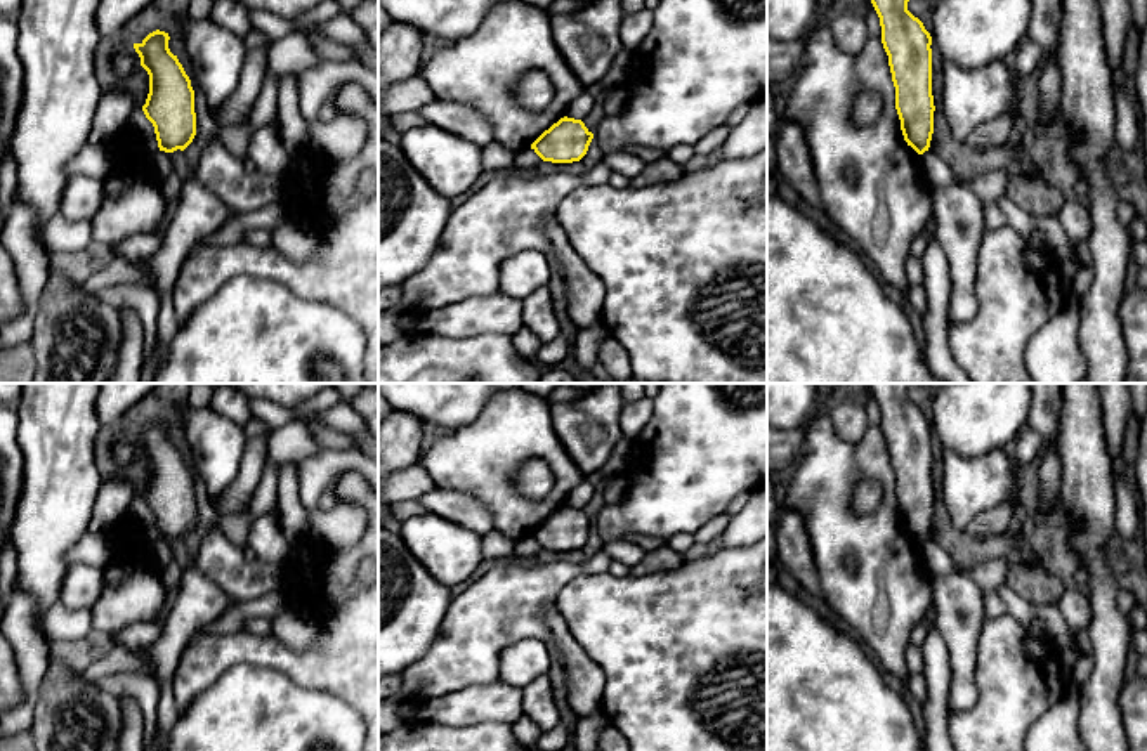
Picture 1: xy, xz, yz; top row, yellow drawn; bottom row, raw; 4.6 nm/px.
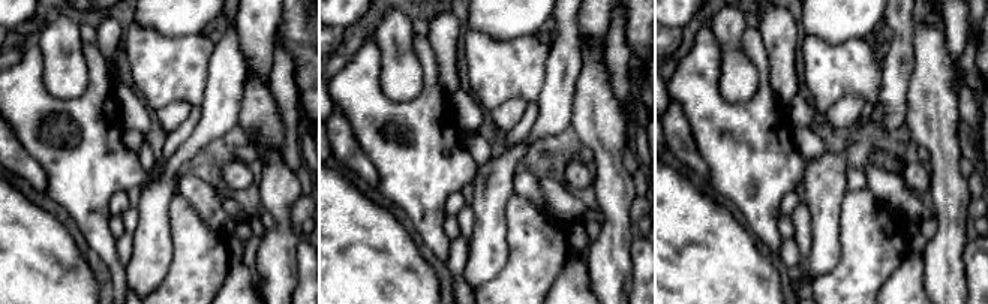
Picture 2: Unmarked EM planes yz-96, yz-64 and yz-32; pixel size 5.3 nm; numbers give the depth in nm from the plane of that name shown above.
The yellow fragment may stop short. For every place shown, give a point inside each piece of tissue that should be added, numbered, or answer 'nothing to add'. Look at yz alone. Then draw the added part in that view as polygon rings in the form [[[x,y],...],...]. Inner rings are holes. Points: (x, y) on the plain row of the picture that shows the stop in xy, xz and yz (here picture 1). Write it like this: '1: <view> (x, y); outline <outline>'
nothing to add

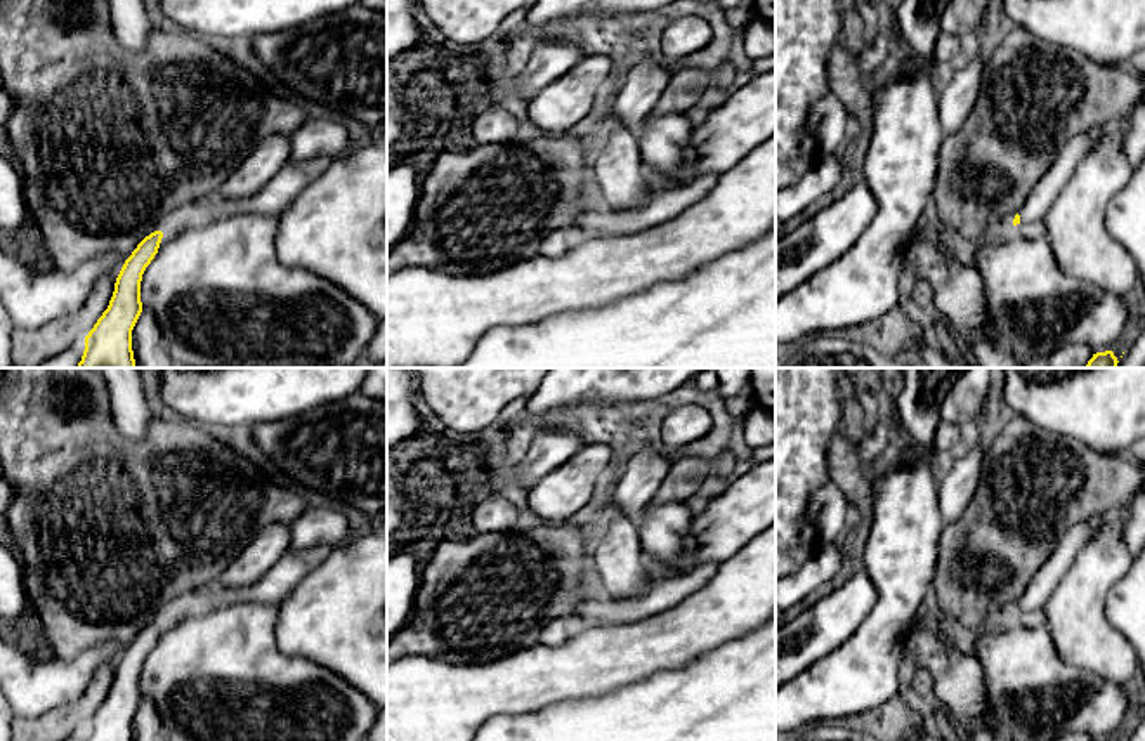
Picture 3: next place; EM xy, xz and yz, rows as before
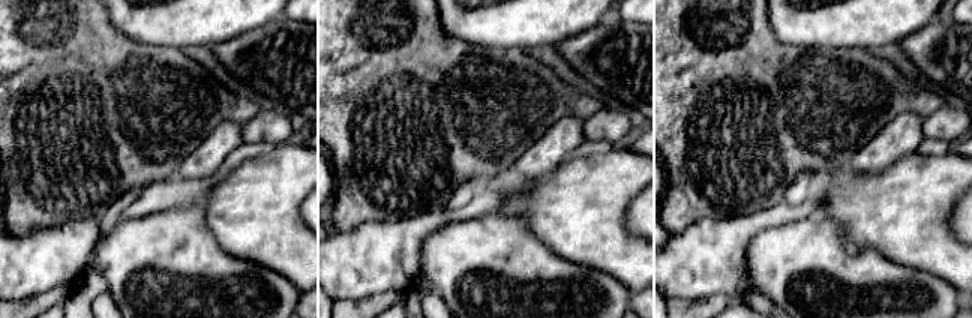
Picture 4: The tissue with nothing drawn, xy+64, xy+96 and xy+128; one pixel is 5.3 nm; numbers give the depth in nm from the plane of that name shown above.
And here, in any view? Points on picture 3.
1: yz (1034, 597); outline [[[1103,514],[1091,515],[1069,529],[1018,600],[1020,613],[1044,609],[1048,595],[1062,580],[1076,554],[1098,533],[1102,515]]]

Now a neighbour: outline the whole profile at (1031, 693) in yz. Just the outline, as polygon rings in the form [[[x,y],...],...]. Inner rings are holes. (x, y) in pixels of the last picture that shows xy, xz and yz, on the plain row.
[[[1006,621],[977,628],[972,652],[984,672],[987,722],[1010,741],[1055,741],[1063,734],[1076,732],[1086,732],[1093,741],[1105,741],[1119,734],[1128,708],[1138,699],[1135,684],[1117,685],[1093,672],[1063,663],[1044,625],[1029,628]]]

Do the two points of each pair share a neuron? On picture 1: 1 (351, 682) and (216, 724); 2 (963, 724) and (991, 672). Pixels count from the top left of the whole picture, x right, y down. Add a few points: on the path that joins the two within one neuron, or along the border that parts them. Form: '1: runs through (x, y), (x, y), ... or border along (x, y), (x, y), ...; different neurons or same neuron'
1: border along (285, 673), (306, 687), (334, 692), (356, 713); different neurons
2: runs through (977, 715), (991, 701), (991, 685); same neuron

